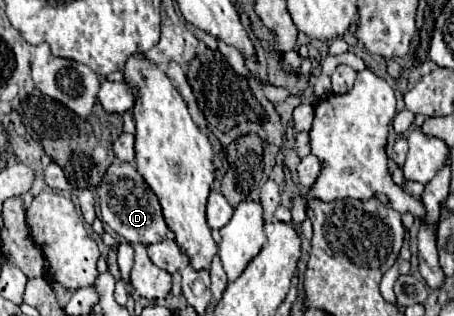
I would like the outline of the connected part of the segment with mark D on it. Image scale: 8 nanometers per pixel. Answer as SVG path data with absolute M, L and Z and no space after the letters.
M115 160L105 172L101 184L97 186L97 194L99 194L99 206L101 206L101 220L129 244L149 246L169 236L169 228L163 220L159 200L153 194L153 190L147 186L143 176L135 170L133 164Z

